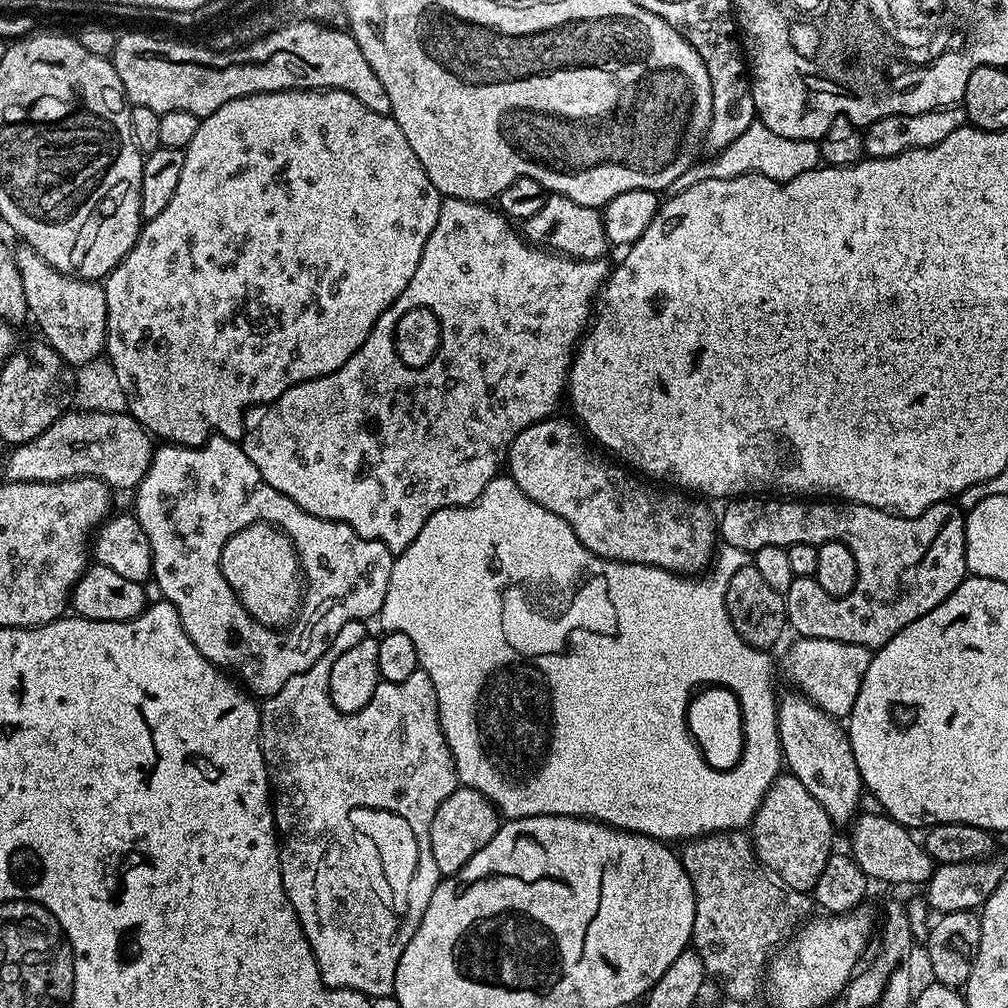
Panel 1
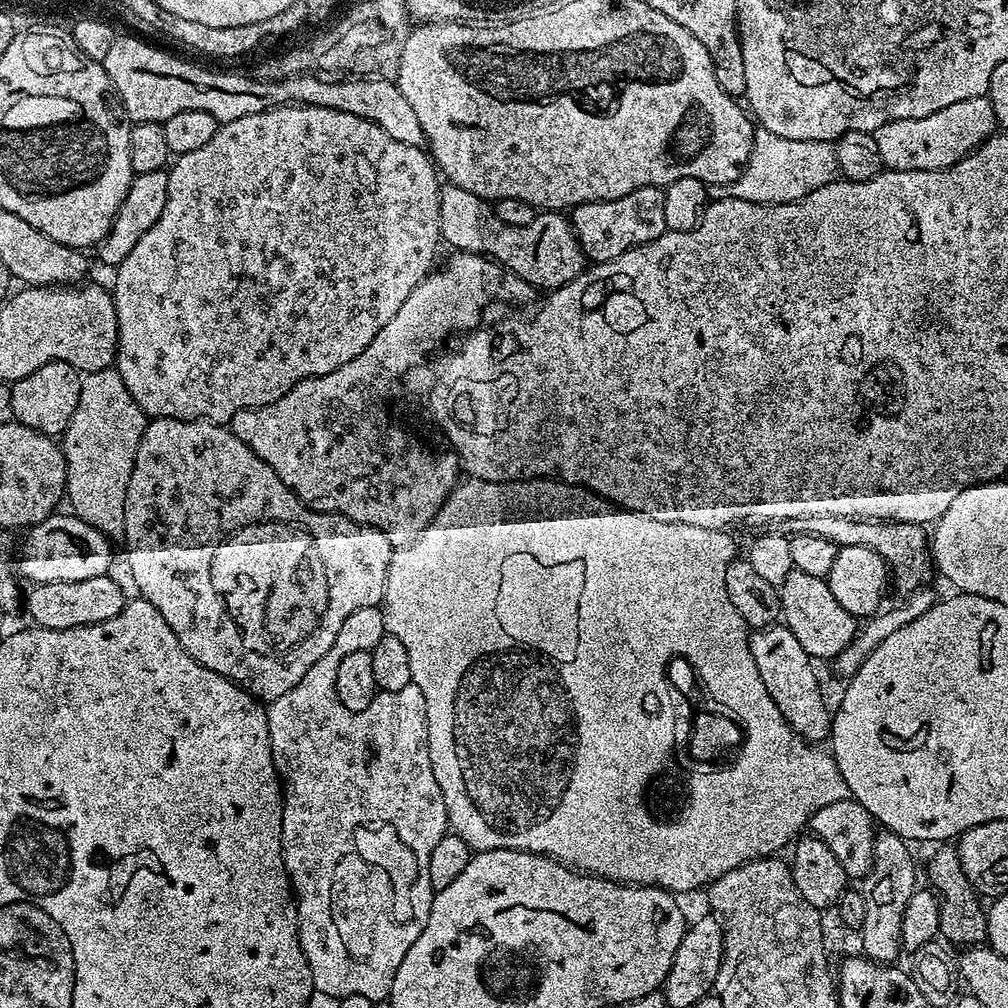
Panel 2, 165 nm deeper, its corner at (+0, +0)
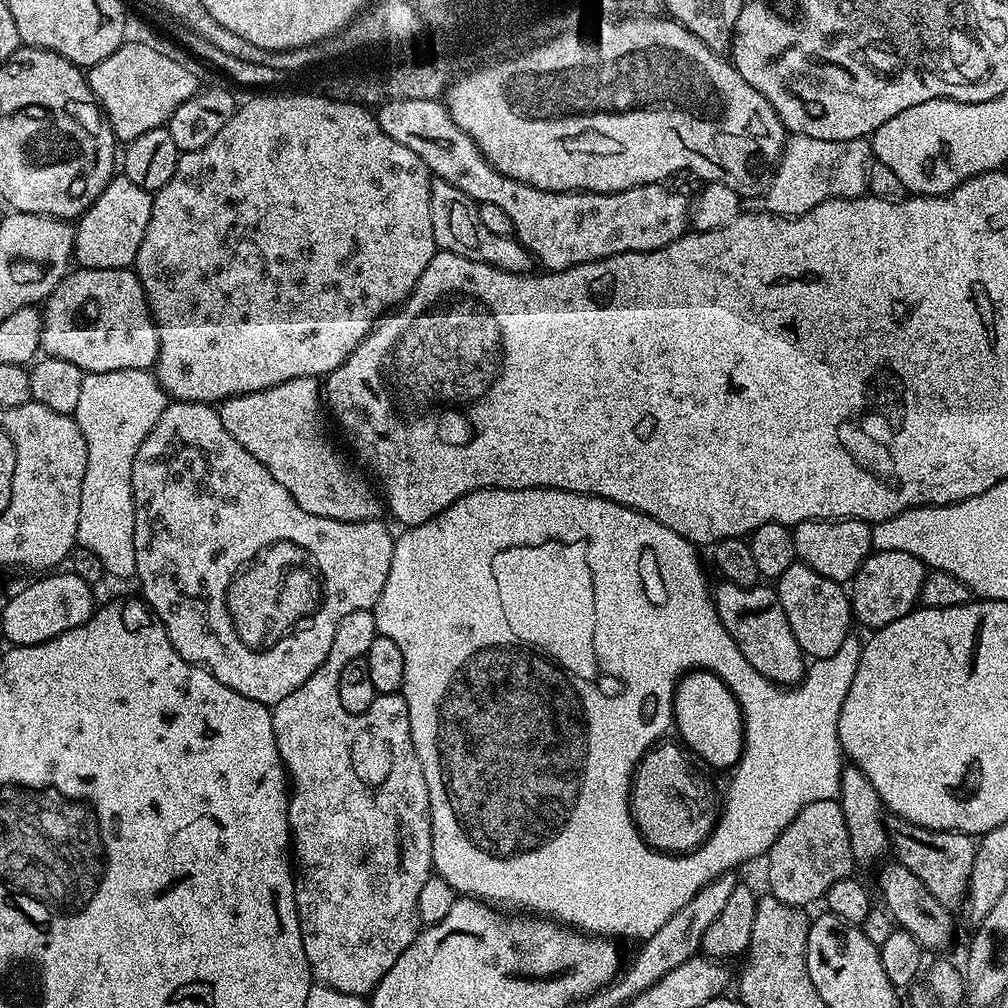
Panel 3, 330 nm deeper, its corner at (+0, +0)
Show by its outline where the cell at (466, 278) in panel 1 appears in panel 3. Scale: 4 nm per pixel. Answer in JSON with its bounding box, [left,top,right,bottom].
[218,377,382,522]

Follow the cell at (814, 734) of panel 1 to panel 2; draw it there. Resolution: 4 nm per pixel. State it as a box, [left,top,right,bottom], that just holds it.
[748,622,833,741]

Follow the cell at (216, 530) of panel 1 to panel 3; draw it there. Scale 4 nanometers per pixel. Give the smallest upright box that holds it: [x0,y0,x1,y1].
[132,403,394,706]

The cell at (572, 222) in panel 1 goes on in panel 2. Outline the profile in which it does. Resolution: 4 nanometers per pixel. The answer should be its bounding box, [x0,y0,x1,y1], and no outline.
[438,182,586,290]

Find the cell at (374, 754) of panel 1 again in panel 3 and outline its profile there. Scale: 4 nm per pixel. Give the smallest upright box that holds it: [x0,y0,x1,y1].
[272,611,433,997]

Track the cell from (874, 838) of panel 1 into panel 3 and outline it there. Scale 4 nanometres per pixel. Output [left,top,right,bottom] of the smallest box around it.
[766,800,853,908]

